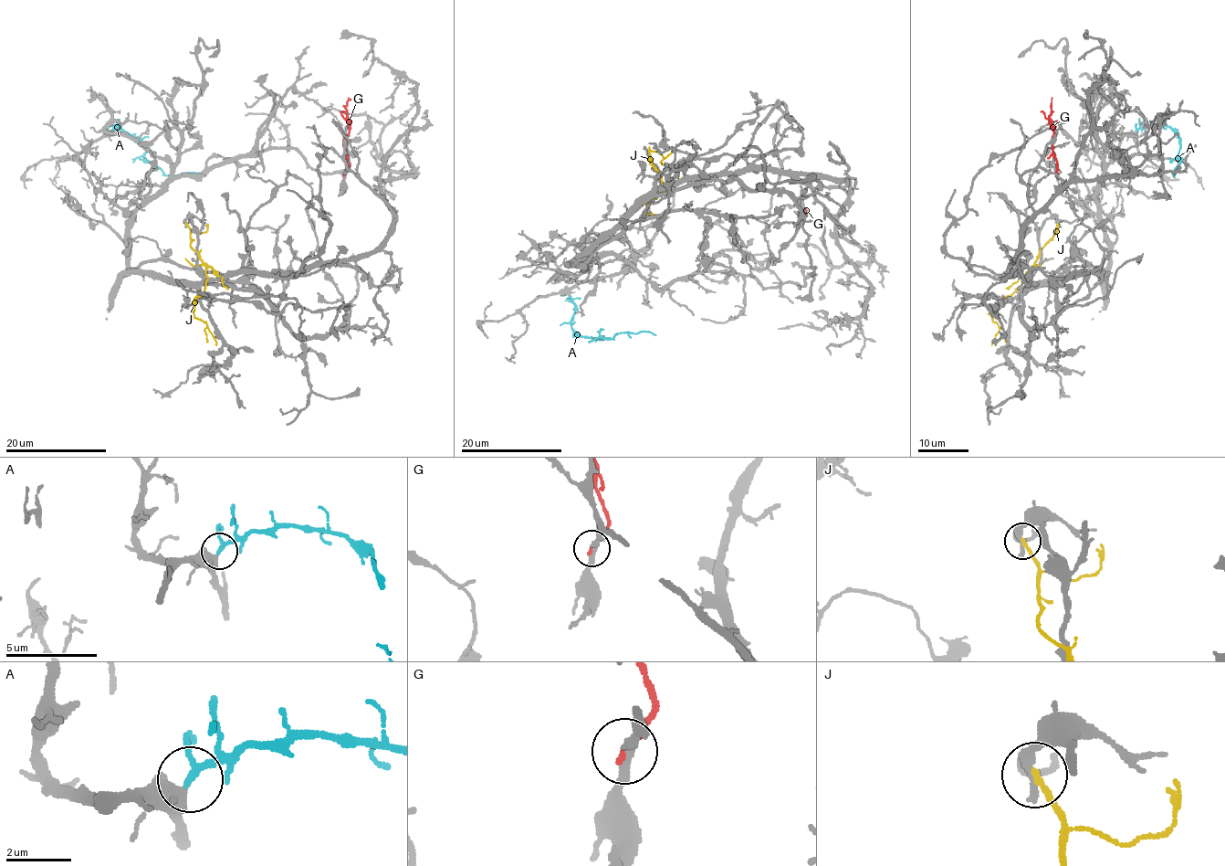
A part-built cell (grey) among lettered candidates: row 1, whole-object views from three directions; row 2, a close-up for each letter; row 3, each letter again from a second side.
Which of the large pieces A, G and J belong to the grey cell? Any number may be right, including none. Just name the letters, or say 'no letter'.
A

